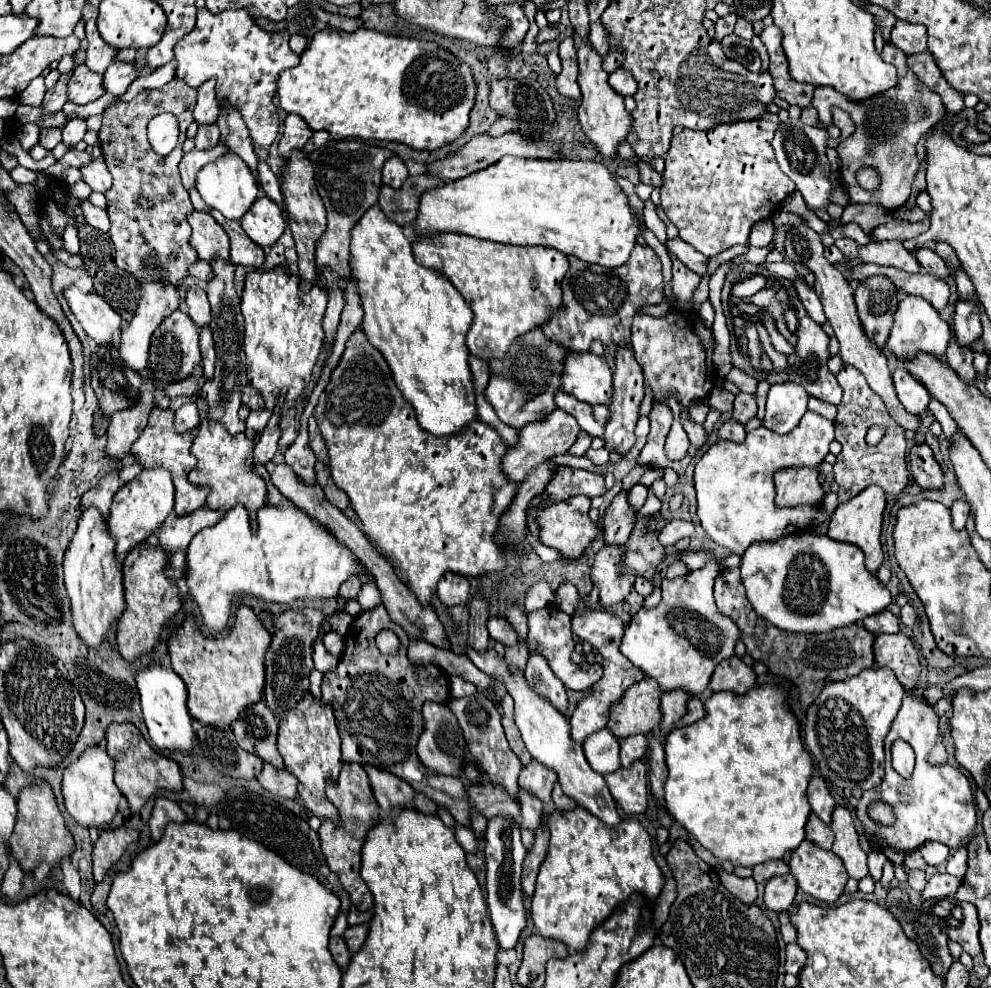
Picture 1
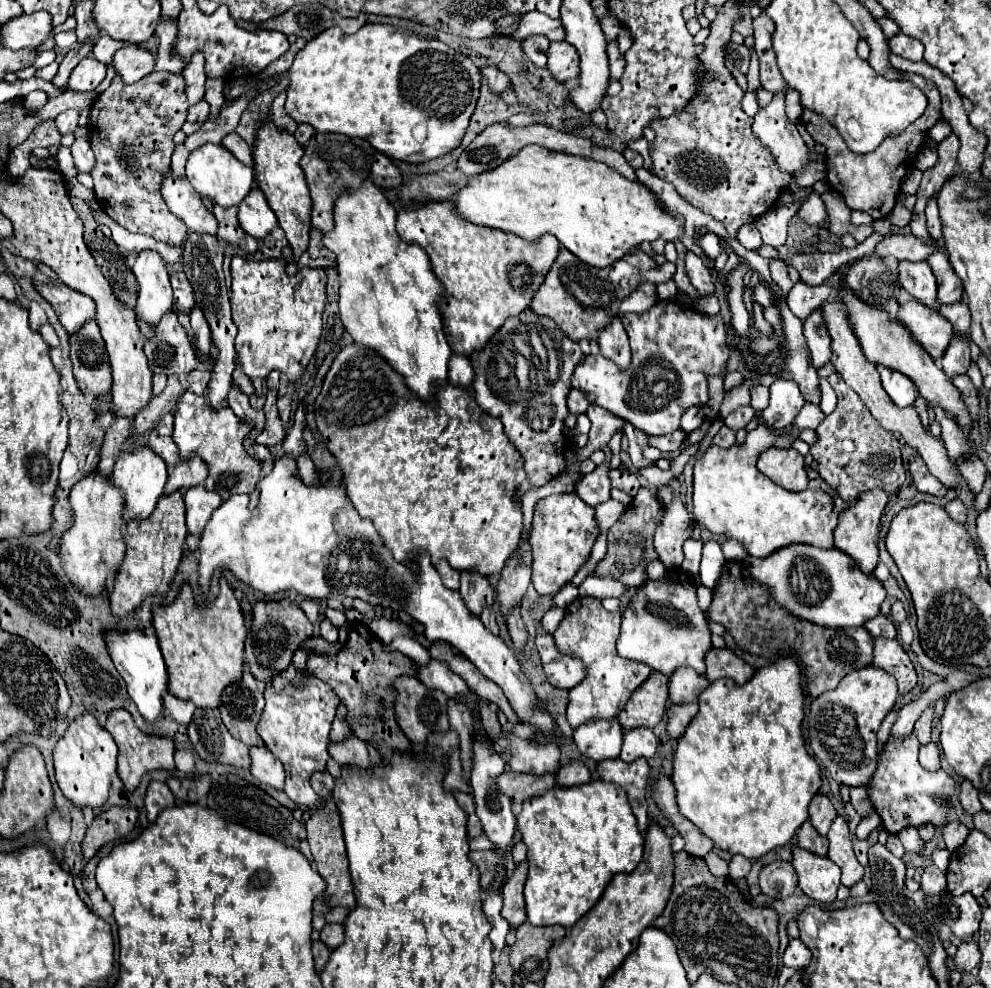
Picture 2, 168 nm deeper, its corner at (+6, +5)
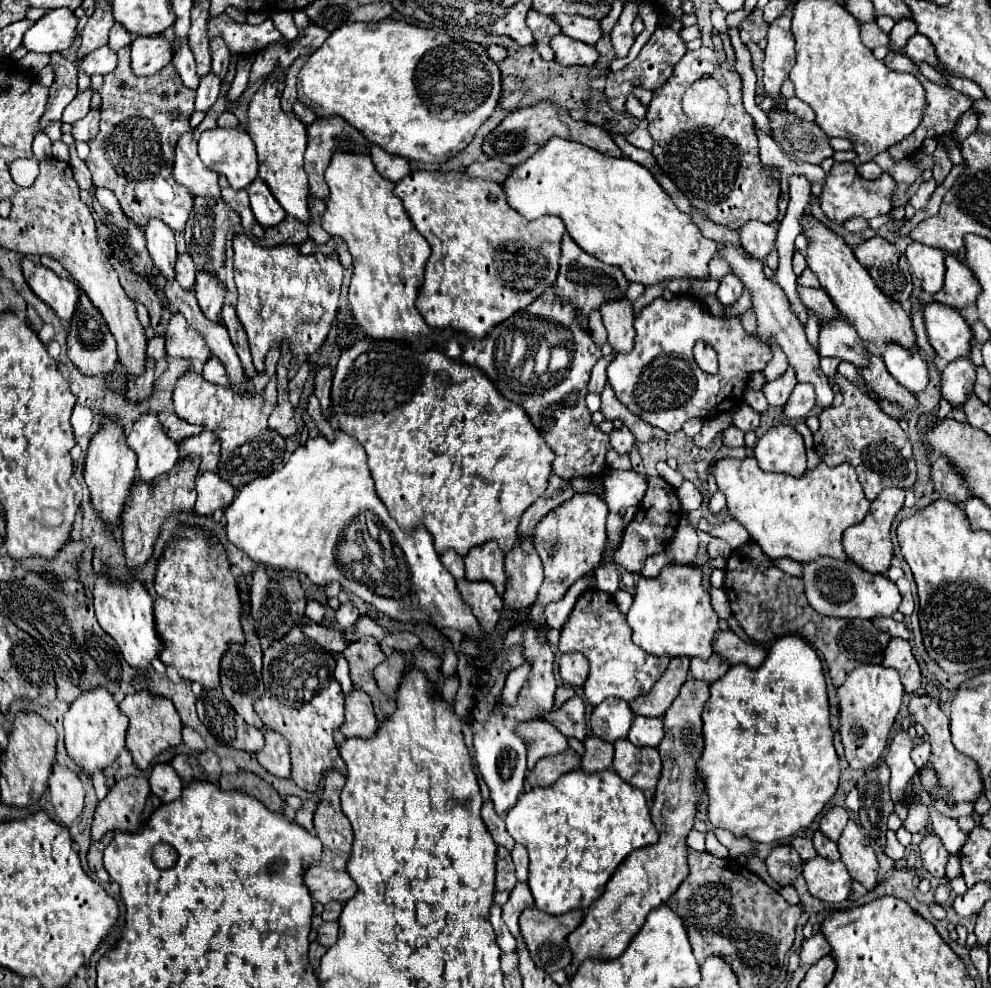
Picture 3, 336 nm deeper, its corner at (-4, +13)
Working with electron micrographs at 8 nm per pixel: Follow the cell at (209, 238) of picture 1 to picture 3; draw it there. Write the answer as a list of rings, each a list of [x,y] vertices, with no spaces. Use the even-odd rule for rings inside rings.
[[[186,132],[180,136],[176,144],[176,160],[174,160],[174,178],[176,182],[182,182],[192,194],[204,194],[218,198],[218,174],[202,164],[196,152],[196,140],[192,138],[192,132]]]

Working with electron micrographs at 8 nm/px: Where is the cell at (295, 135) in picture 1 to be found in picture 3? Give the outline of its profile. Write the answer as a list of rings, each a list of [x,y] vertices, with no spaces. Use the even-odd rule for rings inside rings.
[[[308,54],[296,58],[286,72],[286,88],[282,92],[282,110],[286,110],[286,112],[290,112],[292,104],[296,102],[296,78],[298,78],[298,72],[306,60],[308,60]]]

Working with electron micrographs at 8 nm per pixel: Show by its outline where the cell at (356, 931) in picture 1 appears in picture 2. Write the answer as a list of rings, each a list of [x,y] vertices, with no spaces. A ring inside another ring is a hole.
[[[326,924],[320,932],[320,940],[332,950],[338,948],[344,942],[344,926],[342,924]]]

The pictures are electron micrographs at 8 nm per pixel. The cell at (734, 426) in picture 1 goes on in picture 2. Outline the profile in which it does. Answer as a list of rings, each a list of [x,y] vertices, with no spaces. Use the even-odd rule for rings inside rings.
[[[722,426],[714,436],[714,444],[722,448],[730,448],[734,442],[736,442],[736,432],[732,432],[728,426]]]

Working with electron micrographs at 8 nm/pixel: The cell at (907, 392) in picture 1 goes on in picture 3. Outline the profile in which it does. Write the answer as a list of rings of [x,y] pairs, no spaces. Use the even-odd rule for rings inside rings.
[[[886,344],[882,352],[882,360],[888,372],[906,386],[912,394],[918,394],[928,384],[928,366],[920,352],[912,352],[900,344]]]

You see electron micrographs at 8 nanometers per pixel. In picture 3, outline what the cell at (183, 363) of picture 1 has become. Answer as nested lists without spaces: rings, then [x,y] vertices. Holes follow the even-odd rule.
[[[182,314],[170,318],[166,330],[166,352],[170,356],[198,360],[202,364],[212,356],[202,336],[186,322],[186,318],[182,318]]]

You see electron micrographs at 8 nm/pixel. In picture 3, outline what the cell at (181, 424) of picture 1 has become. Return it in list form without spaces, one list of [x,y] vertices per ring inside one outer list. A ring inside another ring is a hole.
[[[172,414],[172,416],[168,416],[166,422],[164,422],[164,430],[166,430],[166,434],[174,436],[176,442],[180,442],[180,440],[184,440],[184,438],[190,438],[192,434],[196,436],[196,434],[202,430],[202,426],[182,422],[176,414]]]

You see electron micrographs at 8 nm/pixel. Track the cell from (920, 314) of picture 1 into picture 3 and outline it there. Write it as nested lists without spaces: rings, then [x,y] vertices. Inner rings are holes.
[[[938,302],[926,304],[924,324],[928,340],[942,360],[954,362],[956,358],[970,356],[974,334],[958,310]]]

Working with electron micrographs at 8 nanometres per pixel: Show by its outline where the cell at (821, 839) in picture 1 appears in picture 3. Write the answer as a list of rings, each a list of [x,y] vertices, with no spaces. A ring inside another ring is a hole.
[[[816,832],[814,838],[812,838],[812,842],[814,842],[814,848],[816,848],[818,856],[822,856],[822,858],[826,858],[826,860],[832,860],[832,862],[840,858],[838,846],[836,846],[834,842],[830,842],[822,832]]]

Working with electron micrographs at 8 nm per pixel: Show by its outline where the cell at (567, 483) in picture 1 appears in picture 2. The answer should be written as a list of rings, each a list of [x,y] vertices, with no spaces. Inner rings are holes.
[[[602,462],[596,466],[594,472],[584,474],[576,484],[574,484],[578,496],[588,504],[596,506],[598,502],[610,500],[610,480],[608,480],[608,462]]]

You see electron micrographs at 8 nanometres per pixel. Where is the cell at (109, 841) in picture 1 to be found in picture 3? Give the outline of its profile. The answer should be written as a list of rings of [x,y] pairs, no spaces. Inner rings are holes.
[[[126,776],[116,782],[104,800],[98,802],[92,822],[92,840],[100,840],[110,830],[132,832],[140,826],[150,784],[144,776]]]

